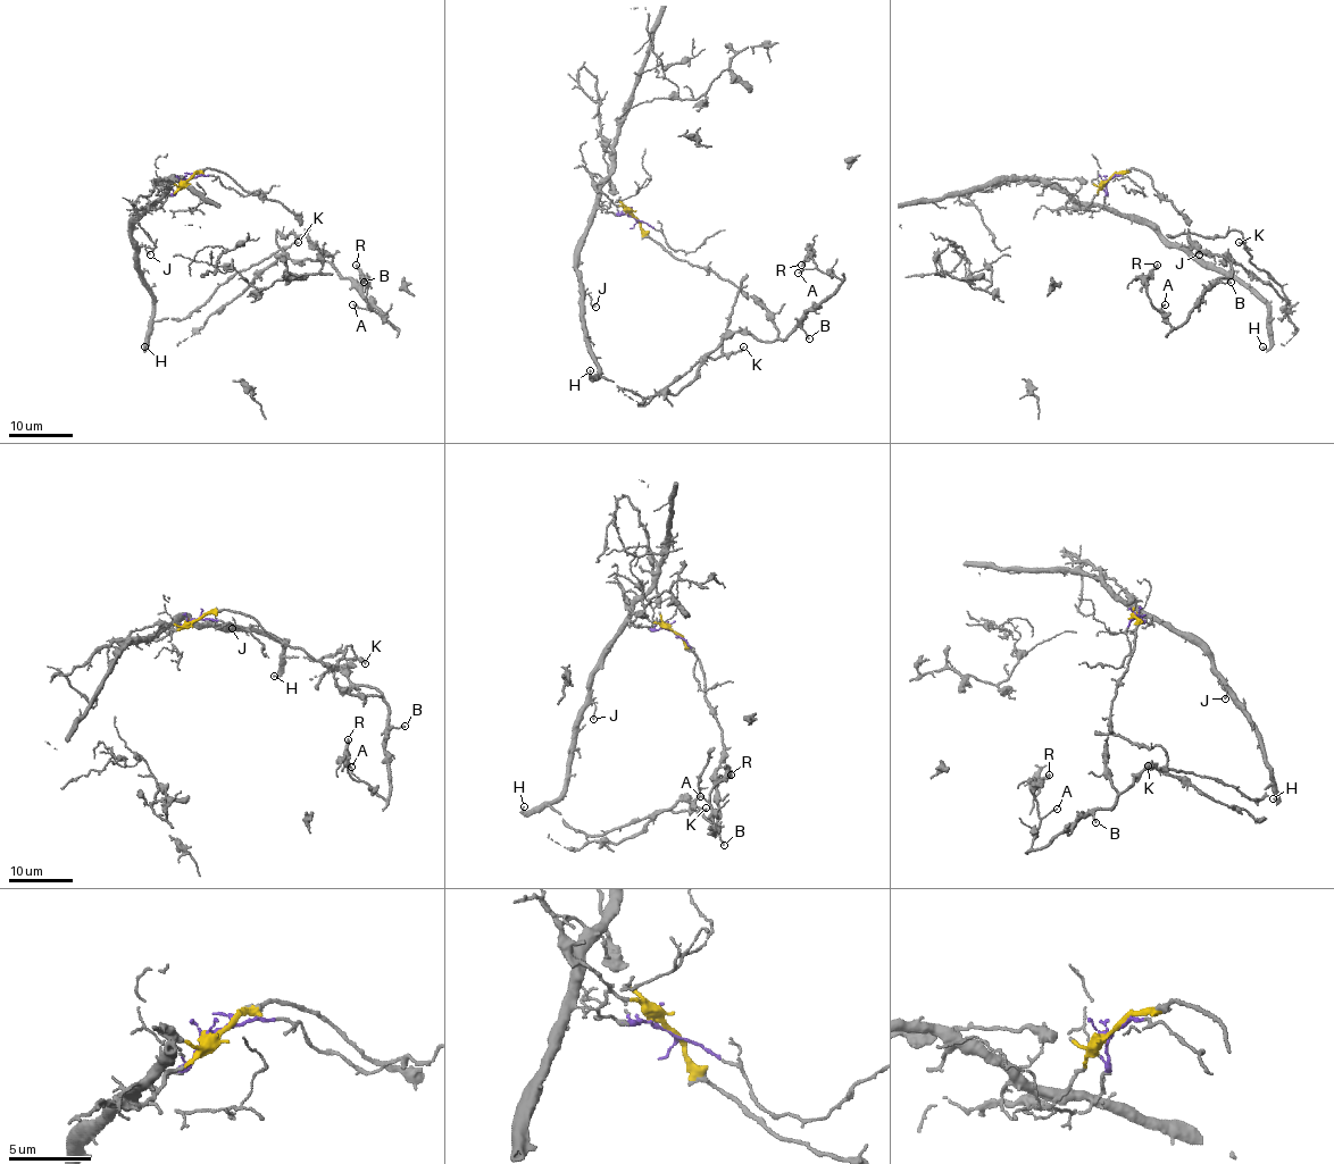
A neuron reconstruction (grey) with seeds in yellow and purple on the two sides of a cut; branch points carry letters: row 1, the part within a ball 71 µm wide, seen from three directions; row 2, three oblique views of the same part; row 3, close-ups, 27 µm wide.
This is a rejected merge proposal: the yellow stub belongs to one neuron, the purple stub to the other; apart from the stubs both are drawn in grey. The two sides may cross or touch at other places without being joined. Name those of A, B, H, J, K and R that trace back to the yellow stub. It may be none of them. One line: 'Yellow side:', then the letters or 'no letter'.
Yellow side: A, B, R

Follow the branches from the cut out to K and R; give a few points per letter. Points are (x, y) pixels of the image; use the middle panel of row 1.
K: (634, 217), (597, 209), (580, 252), (585, 342), (599, 374), (640, 396), (651, 396), (700, 361), (743, 346)
R: (634, 217), (677, 259), (708, 267), (751, 295), (781, 338), (841, 283), (813, 256), (801, 265)

